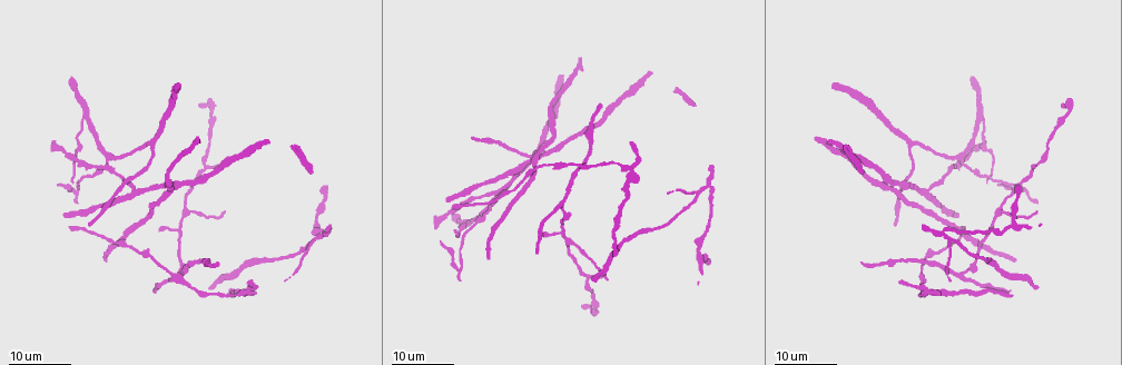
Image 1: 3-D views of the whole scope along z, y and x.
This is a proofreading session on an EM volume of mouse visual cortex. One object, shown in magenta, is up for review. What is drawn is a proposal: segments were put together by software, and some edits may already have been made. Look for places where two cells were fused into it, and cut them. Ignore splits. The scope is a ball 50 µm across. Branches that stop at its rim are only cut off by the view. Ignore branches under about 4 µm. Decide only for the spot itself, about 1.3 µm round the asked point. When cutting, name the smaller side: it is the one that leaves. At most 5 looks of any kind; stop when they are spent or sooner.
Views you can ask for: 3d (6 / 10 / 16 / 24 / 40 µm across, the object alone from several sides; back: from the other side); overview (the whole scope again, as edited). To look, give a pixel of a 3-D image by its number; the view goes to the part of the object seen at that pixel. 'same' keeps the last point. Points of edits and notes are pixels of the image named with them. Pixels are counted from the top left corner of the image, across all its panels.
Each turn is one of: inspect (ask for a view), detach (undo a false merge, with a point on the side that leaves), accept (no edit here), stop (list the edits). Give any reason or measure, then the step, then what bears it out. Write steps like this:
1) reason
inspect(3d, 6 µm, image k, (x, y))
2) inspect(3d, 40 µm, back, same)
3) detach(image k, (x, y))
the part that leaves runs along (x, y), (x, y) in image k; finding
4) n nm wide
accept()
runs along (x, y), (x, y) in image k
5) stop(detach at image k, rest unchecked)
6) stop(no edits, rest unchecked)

arms part here
inspect(3d, 24 µm, image 1, (107, 159))

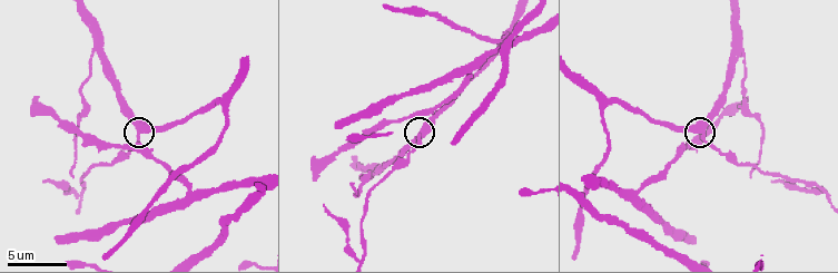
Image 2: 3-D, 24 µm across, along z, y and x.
inspect(3d, 6 µm, image 2, (704, 128))

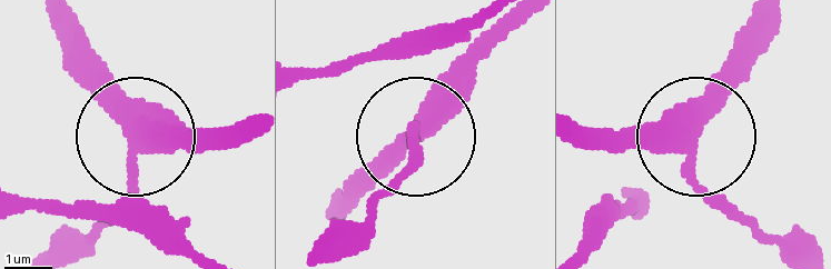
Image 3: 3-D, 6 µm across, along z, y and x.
accept()
runs along (577, 257), (637, 149), (693, 146), (752, 229) in image 3; all the same cell

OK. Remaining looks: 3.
inspect(3d, 10 µm, image 2, (93, 49))

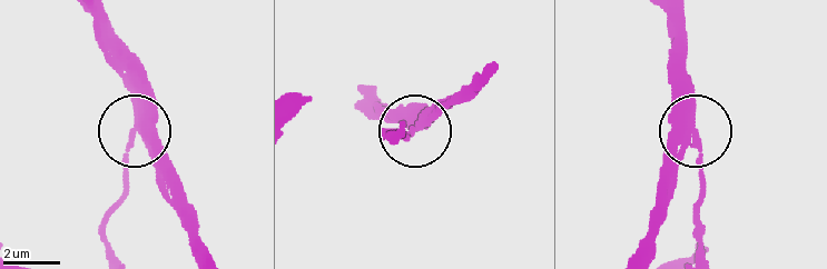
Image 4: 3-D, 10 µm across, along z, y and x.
side arm 7 µm
detach(image 4, (124, 168))
a second cell is stuck on

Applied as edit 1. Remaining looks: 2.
stop(detach at image 4, rest unchecked)

